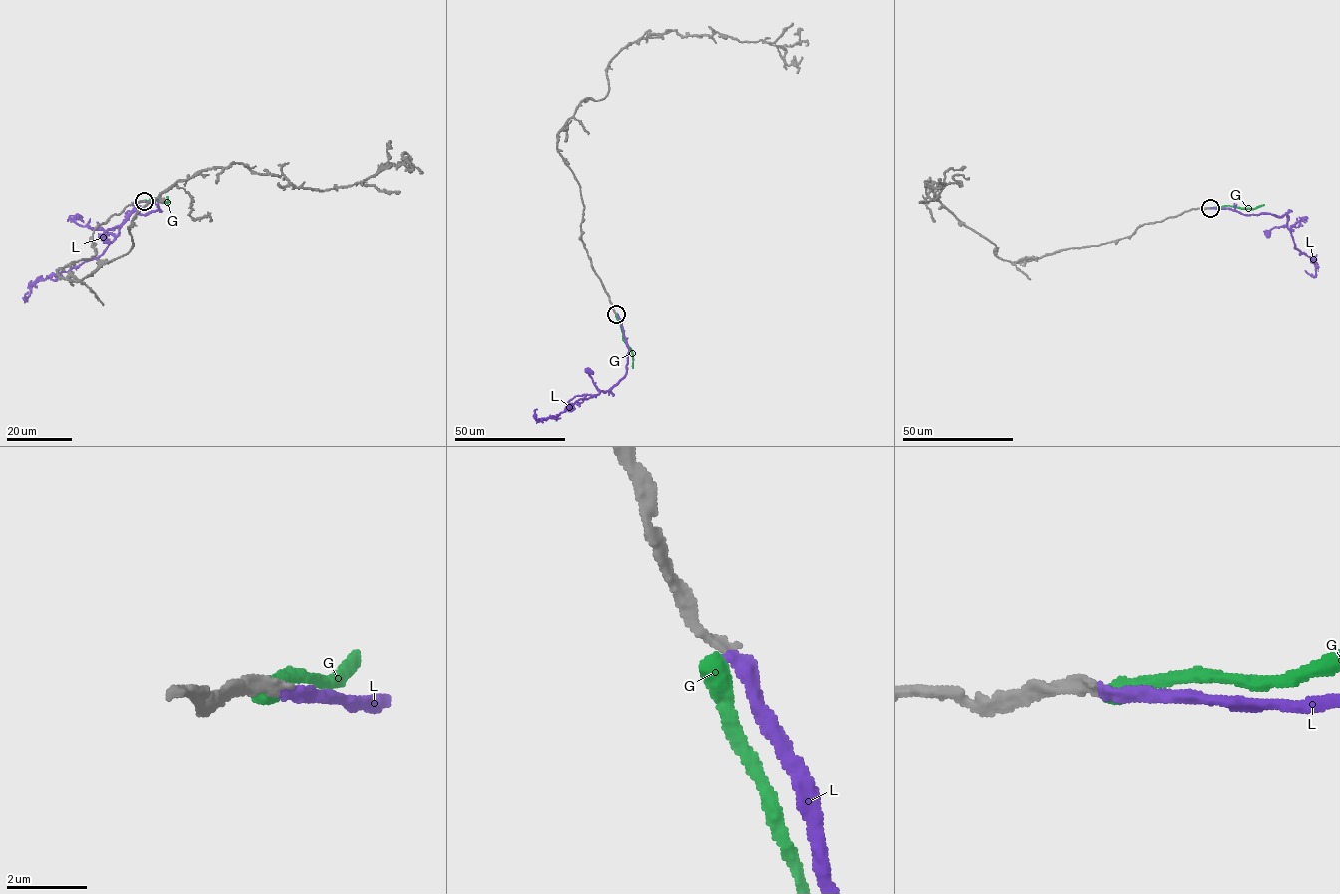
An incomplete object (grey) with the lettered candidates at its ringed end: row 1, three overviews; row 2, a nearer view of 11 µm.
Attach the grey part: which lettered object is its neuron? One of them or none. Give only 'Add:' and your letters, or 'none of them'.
Add: L

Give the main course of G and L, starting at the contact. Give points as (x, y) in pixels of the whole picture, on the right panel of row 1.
G: (1210, 208), (1228, 206), (1254, 209), (1264, 204)
L: (1209, 208), (1228, 208), (1244, 214), (1285, 215), (1294, 246), (1314, 261), (1315, 276), (1305, 270)

